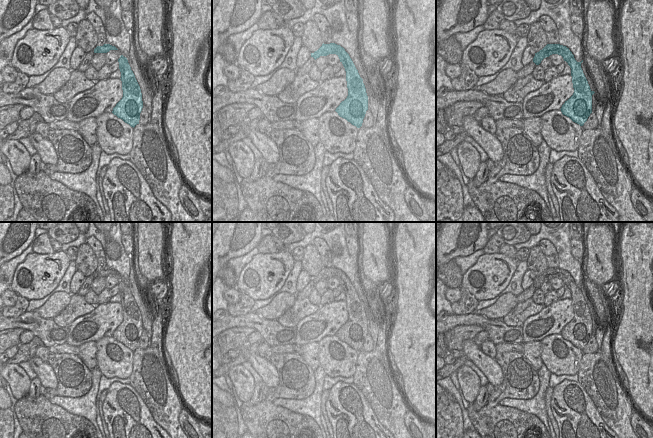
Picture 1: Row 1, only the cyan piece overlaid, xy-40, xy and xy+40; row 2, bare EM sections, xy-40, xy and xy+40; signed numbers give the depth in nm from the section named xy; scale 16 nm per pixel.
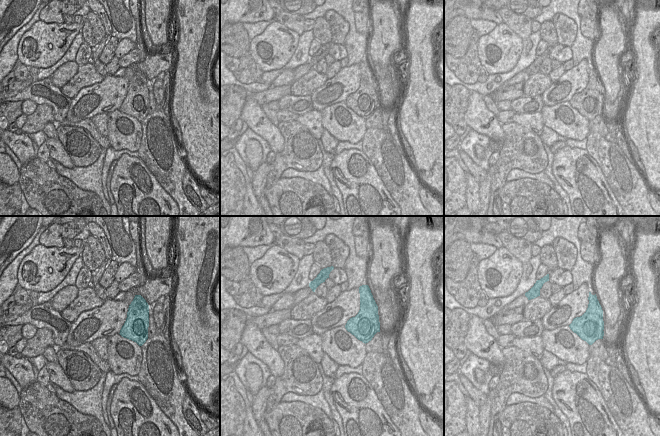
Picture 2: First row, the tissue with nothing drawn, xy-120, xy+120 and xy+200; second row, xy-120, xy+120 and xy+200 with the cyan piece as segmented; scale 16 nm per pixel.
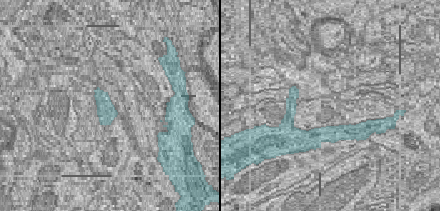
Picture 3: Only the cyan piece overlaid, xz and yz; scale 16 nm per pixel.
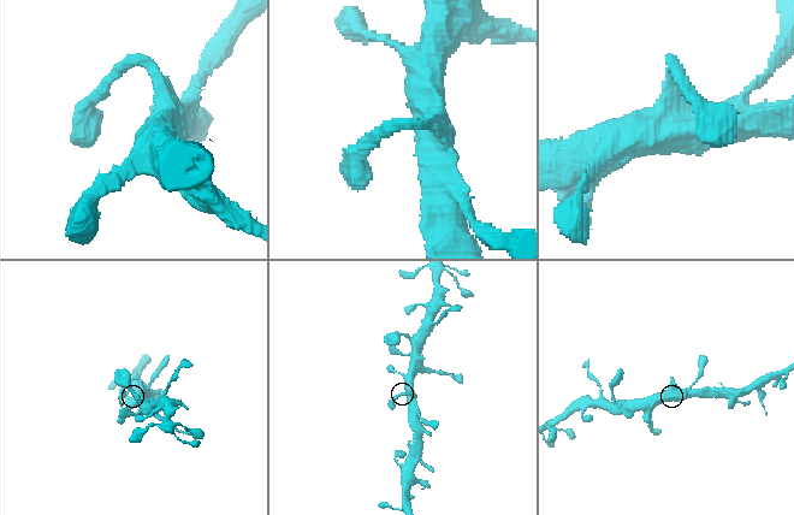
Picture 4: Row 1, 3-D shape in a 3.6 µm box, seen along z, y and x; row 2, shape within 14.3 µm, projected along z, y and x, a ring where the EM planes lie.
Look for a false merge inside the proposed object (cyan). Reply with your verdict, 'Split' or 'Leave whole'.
Leave whole.

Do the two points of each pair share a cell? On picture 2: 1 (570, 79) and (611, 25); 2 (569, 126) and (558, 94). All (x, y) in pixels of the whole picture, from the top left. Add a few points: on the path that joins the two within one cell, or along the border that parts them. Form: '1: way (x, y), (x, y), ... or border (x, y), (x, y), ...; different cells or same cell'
1: border (592, 58), (595, 69); different cells
2: border (568, 101), (544, 106); different cells

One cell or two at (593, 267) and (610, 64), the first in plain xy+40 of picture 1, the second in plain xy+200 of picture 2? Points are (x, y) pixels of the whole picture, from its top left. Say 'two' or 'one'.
one

